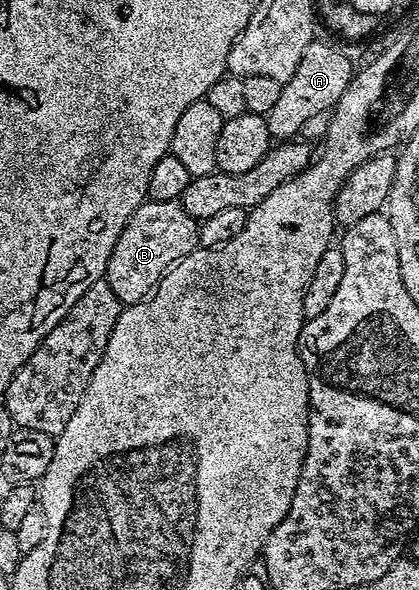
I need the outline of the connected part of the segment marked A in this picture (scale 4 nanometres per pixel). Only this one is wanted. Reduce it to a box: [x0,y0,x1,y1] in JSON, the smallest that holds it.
[266,38,353,142]

